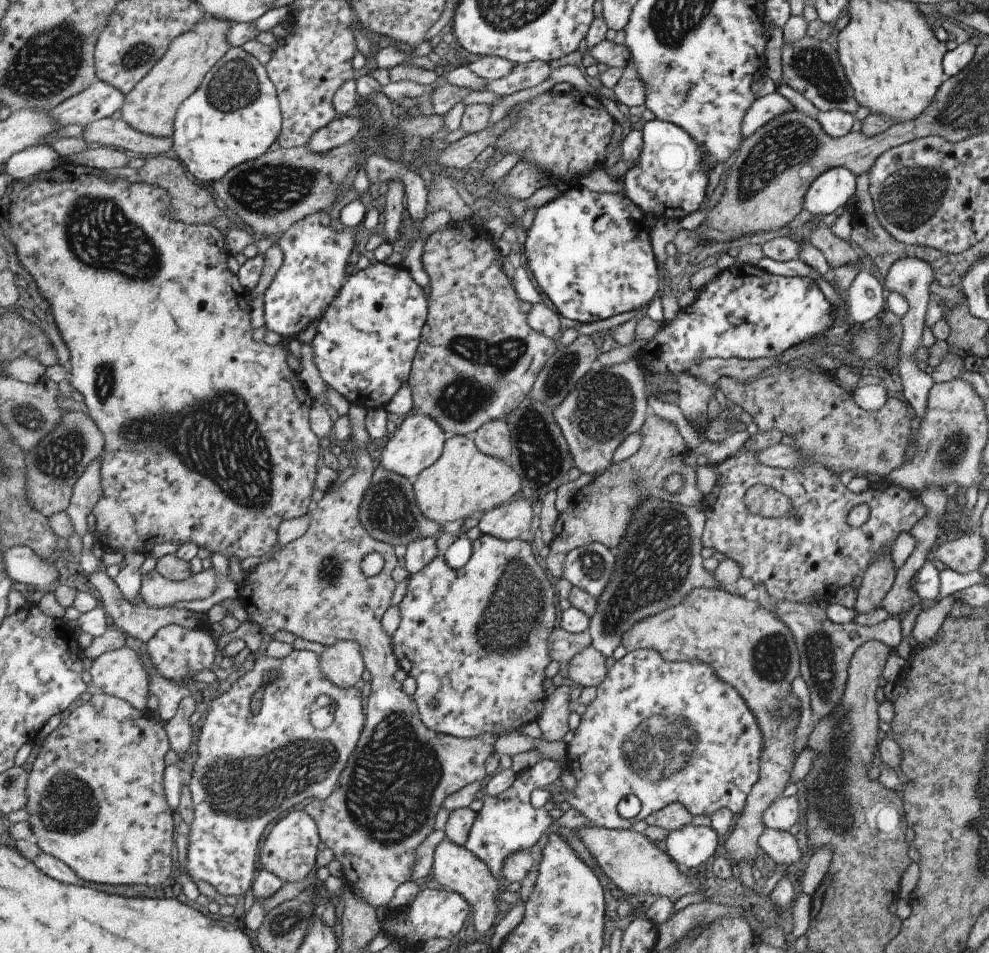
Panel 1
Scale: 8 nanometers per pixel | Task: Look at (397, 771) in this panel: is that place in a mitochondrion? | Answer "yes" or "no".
yes

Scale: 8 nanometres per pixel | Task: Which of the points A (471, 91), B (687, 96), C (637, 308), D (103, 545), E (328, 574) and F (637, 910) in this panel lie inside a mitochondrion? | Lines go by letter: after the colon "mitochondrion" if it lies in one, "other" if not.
A: other
B: mitochondrion
C: other
D: other
E: mitochondrion
F: other

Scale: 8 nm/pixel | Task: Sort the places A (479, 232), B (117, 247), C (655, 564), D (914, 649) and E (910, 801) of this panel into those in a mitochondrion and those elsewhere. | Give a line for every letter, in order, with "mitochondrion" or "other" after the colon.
A: other
B: mitochondrion
C: mitochondrion
D: other
E: other

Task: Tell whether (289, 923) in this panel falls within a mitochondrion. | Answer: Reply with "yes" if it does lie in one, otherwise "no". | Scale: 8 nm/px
yes

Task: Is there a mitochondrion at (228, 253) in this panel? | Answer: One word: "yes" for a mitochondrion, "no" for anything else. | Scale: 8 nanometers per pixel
no

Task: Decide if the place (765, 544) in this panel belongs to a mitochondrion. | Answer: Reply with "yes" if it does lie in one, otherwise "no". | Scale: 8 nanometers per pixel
yes

